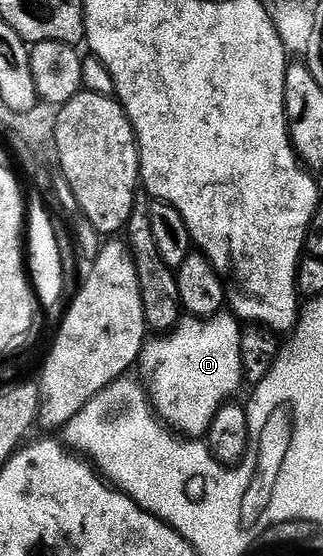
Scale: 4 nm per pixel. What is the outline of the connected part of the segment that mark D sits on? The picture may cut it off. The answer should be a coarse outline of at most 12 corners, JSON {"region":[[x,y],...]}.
{"region":[[233,314],[147,338],[141,378],[175,432],[202,437],[243,386]]}

